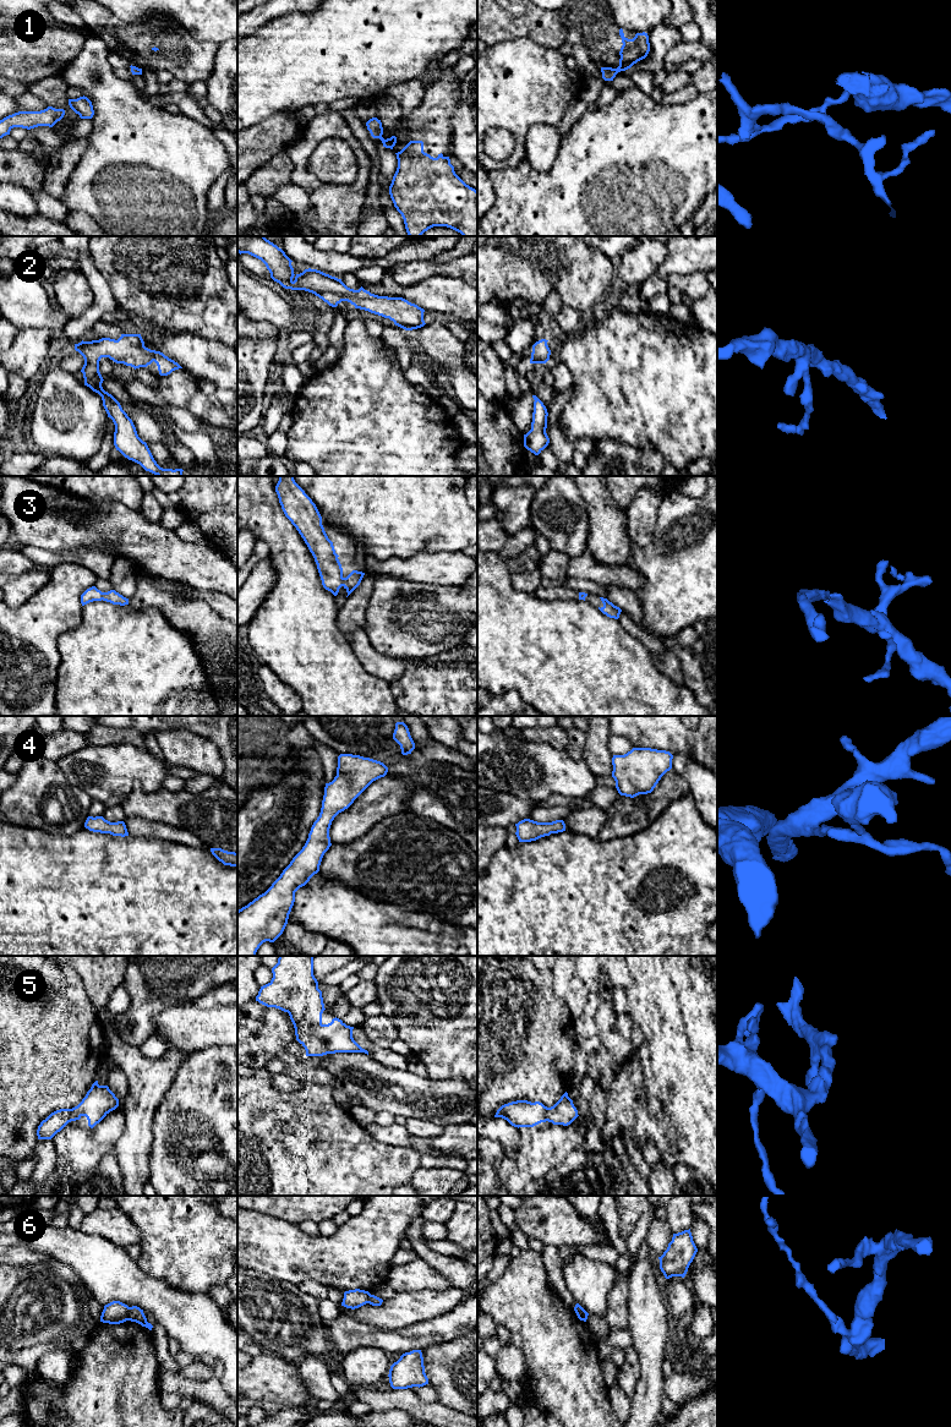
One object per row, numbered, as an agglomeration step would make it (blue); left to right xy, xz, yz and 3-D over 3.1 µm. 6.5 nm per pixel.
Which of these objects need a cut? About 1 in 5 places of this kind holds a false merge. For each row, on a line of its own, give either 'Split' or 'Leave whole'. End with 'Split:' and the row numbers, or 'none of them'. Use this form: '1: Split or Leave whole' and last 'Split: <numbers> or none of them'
1: Split
2: Leave whole
3: Leave whole
4: Leave whole
5: Leave whole
6: Split
Split: 1, 6

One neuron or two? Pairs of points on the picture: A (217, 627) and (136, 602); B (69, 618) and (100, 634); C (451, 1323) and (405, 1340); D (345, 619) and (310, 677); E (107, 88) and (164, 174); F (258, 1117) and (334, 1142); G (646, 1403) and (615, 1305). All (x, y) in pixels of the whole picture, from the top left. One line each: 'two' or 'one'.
A: one
B: two
C: one
D: two
E: one
F: one
G: two

